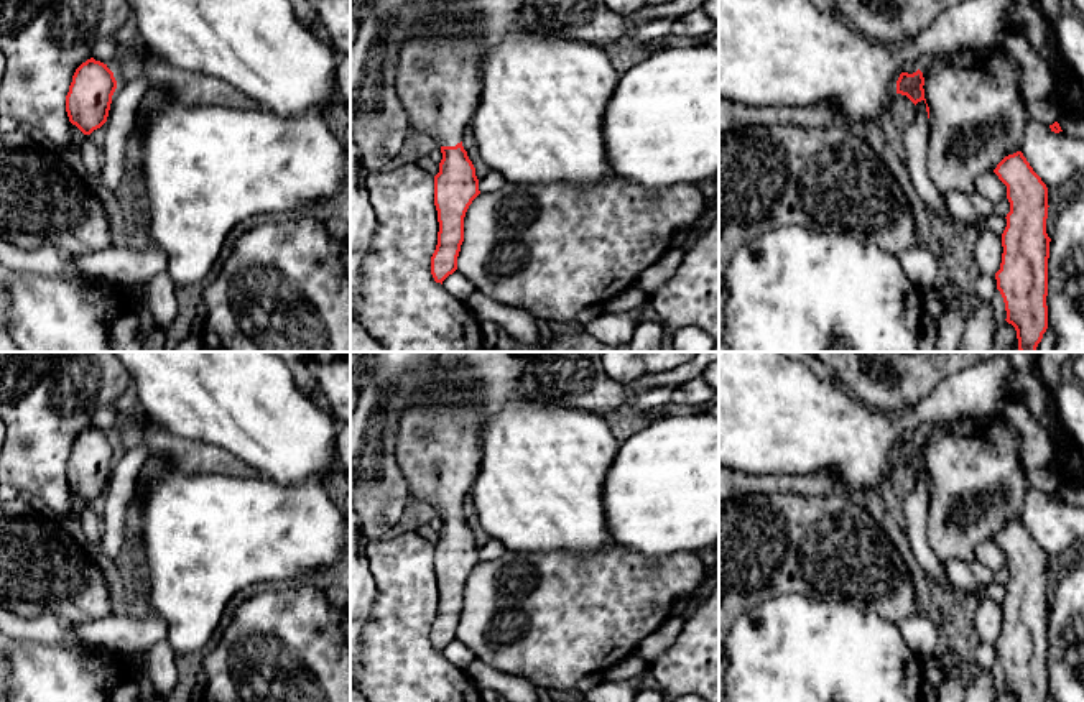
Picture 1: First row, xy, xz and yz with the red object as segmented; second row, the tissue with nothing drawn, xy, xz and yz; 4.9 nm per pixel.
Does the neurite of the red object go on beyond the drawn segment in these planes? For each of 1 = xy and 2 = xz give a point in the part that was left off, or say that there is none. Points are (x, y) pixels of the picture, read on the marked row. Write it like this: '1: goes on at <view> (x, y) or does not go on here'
1: does not go on here
2: goes on at xz (438, 79)

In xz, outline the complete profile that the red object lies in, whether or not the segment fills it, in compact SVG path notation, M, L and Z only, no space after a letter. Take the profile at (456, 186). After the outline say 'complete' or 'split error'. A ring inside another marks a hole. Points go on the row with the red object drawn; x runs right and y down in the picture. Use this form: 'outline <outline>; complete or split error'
outline M438 0L421 36L406 41L395 61L395 90L408 115L411 130L431 136L441 145L442 159L434 176L434 206L438 210L438 245L431 256L431 275L441 283L457 270L464 242L464 217L480 194L475 168L462 146L462 135L482 99L482 54L515 30L515 20L525 0ZM442 12L452 12L457 21L477 23L472 35L433 36Z; split error

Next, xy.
outline M94 58L82 62L66 95L69 122L84 135L100 128L107 122L115 89L117 81L107 64Z; complete

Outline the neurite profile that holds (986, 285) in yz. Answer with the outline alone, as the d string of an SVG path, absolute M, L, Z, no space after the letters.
M979 275L974 288L979 299L990 303L997 293L997 279L992 275Z

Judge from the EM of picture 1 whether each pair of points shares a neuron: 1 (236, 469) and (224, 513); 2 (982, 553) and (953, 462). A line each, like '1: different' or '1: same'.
1: different
2: different

